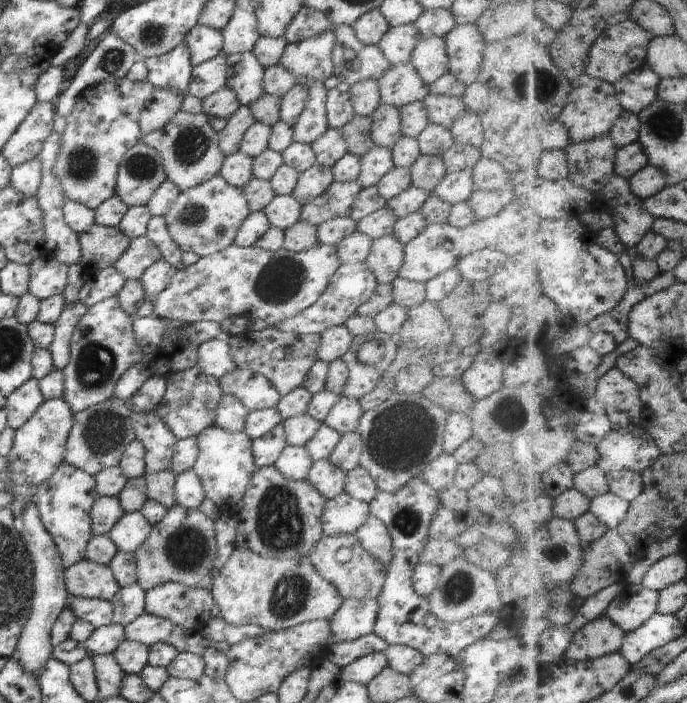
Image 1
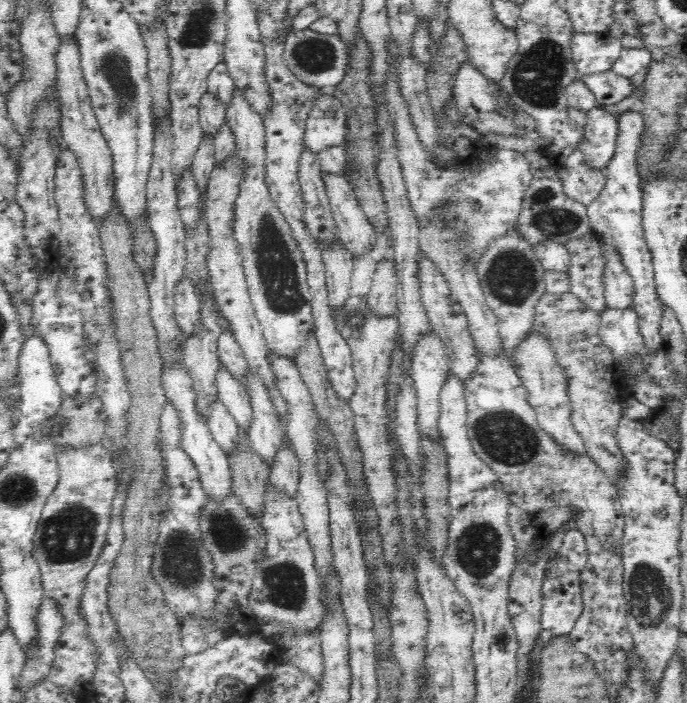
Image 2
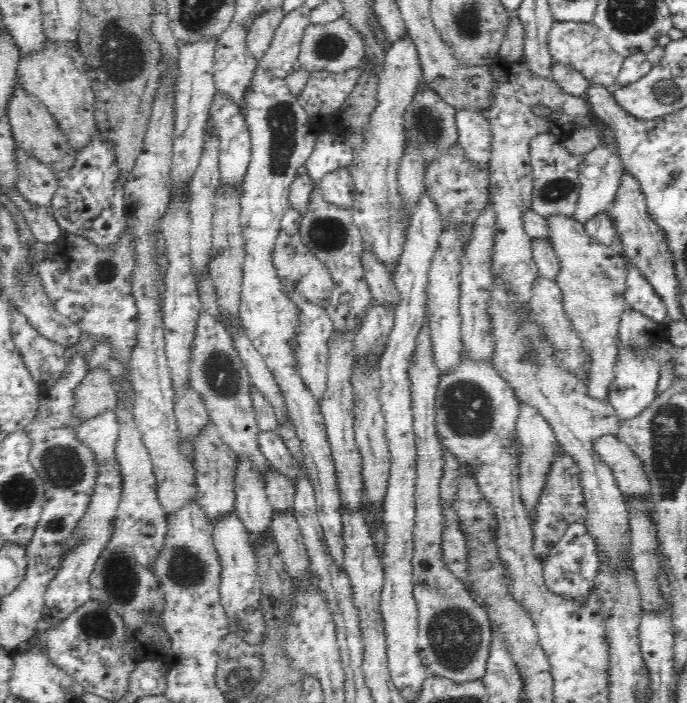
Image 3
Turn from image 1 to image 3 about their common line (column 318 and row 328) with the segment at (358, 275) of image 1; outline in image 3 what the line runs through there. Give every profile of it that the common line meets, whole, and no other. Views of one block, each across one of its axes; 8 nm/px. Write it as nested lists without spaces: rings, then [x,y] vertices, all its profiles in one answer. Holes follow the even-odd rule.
[[[283,283],[283,291],[294,304],[297,304],[299,310],[300,324],[294,347],[298,372],[302,377],[302,382],[305,382],[306,388],[310,390],[314,398],[321,401],[327,390],[329,357],[329,346],[327,344],[328,339],[334,332],[334,323],[324,307],[306,301],[306,298],[302,297],[302,295],[292,287],[292,283]]]

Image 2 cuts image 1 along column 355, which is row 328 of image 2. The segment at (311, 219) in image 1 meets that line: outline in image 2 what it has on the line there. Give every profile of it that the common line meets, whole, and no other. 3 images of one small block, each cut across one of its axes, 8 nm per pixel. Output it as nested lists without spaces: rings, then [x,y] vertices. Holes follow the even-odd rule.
[[[184,276],[174,290],[174,314],[178,325],[188,337],[202,328],[200,298],[193,281]]]

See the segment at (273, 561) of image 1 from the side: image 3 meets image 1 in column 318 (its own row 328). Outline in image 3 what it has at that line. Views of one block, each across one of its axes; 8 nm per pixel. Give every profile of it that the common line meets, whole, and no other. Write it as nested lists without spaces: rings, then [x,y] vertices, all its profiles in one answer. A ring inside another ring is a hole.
[[[550,214],[545,219],[548,221],[548,239],[560,262],[560,270],[555,281],[562,291],[564,311],[574,331],[582,339],[582,349],[590,355],[588,395],[594,399],[607,399],[610,383],[615,377],[614,369],[621,342],[619,324],[627,305],[626,261],[610,246],[592,238],[587,233],[585,225],[575,218]]]

